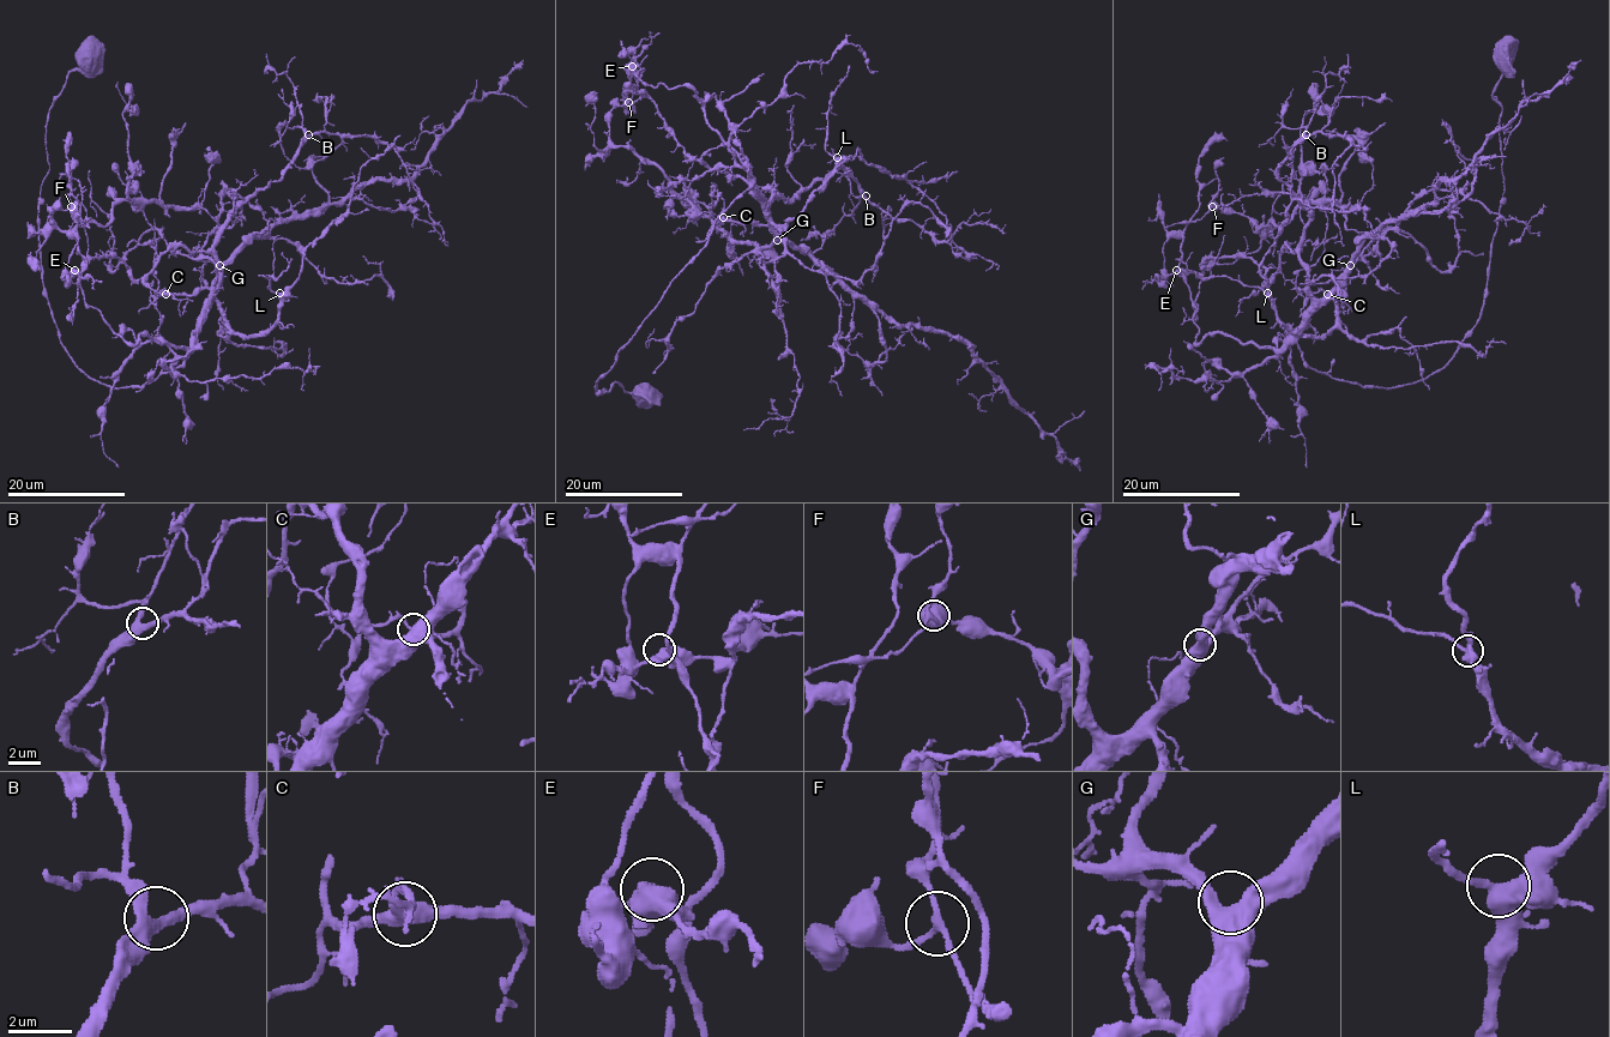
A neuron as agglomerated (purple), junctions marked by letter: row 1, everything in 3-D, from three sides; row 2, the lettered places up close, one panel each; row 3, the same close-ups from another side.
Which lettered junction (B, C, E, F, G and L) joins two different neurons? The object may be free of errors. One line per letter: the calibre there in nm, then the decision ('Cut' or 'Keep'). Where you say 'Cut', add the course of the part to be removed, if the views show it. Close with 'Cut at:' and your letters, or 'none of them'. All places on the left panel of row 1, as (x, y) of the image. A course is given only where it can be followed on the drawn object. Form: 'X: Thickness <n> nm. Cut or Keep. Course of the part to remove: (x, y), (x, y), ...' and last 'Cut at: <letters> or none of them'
B: Thickness 400 nm. Keep
C: Thickness 400 nm. Cut. Course of the part to remove: (166, 295), (156, 296), (152, 227), (131, 200), (106, 225), (62, 231), (52, 211), (71, 207), (90, 228)
E: Thickness 480 nm. Keep
F: Thickness 200 nm. Keep
G: Thickness 500 nm. Keep
L: Thickness 400 nm. Keep
Cut at: C

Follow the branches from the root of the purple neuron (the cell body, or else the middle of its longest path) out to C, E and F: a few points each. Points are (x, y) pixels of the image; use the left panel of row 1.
C: (86, 52), (46, 126), (38, 247), (58, 337), (89, 378), (142, 386), (184, 361), (210, 290), (166, 295)
E: (86, 52), (46, 126), (38, 247), (58, 337), (114, 387), (170, 373), (196, 345), (125, 342), (74, 270)
F: (86, 52), (47, 118), (44, 296), (89, 378), (170, 373), (194, 343), (125, 342), (84, 301), (71, 206)

